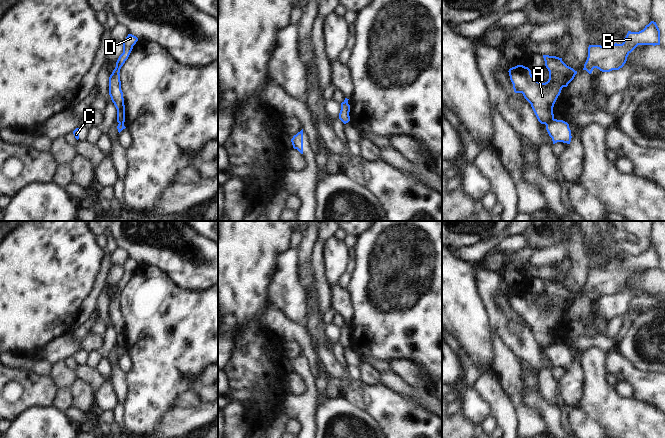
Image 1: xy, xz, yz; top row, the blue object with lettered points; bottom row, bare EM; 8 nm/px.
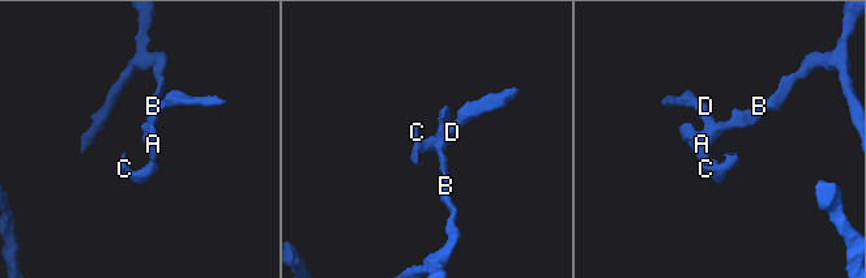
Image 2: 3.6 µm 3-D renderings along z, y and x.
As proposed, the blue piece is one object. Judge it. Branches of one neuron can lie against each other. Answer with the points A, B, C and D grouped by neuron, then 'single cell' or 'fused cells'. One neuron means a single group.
groups A B D / C; fused cells

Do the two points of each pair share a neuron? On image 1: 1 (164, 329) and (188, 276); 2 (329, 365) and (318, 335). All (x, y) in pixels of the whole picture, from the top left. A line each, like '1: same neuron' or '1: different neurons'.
1: different neurons
2: same neuron

